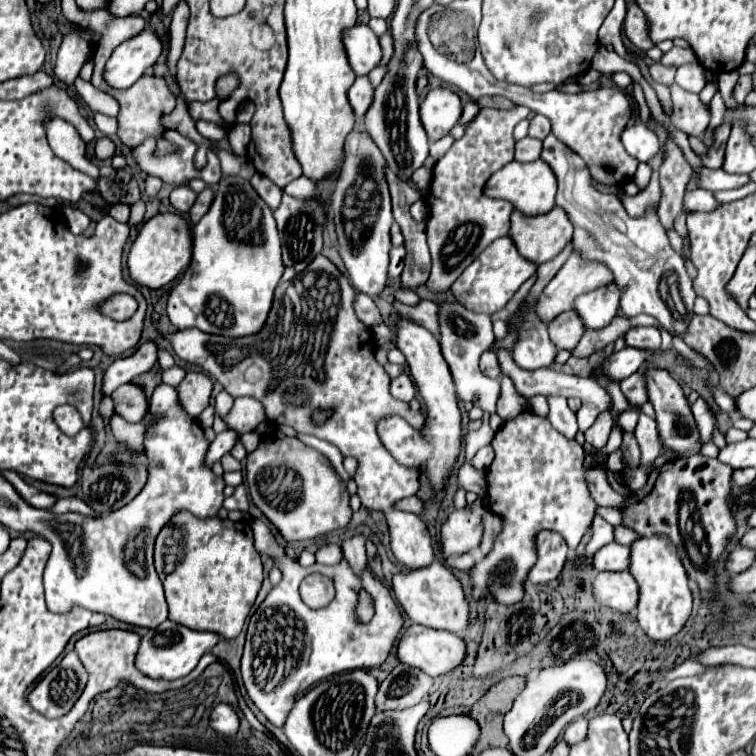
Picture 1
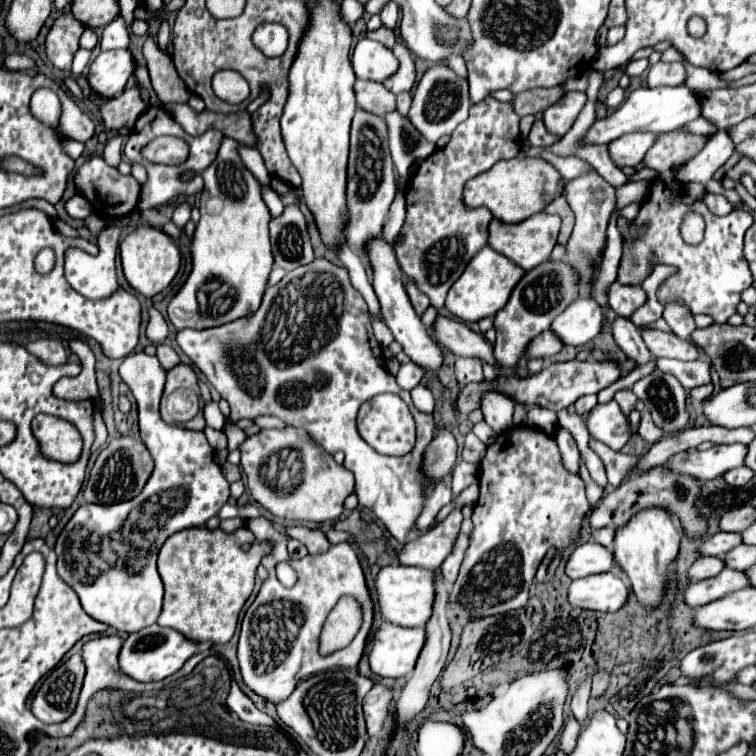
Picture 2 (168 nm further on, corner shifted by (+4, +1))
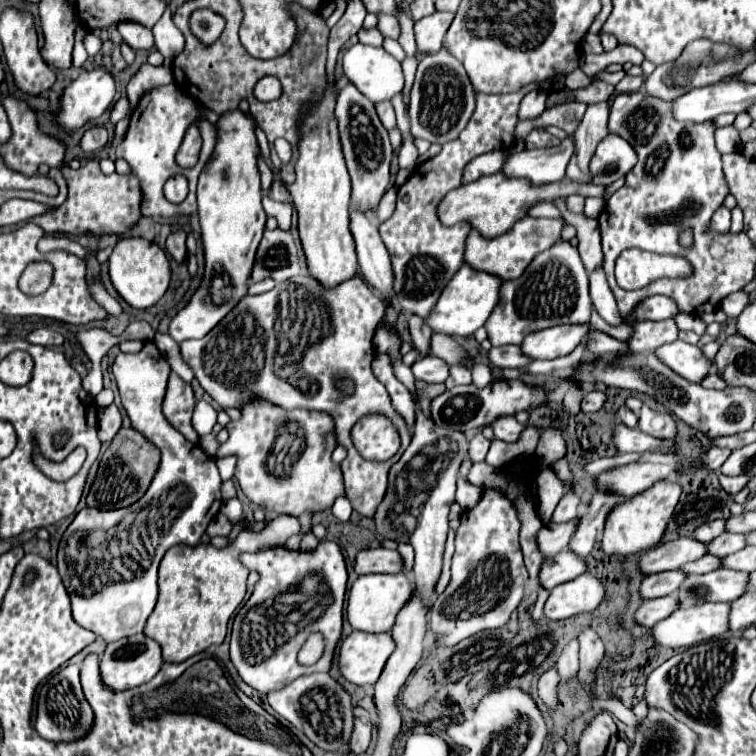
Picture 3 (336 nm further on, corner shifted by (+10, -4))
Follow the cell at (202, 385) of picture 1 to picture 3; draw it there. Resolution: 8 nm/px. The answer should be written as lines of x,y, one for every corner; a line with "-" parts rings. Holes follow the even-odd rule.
170,374
168,380
168,388
166,388
166,396
164,396
164,404
162,404
162,412
166,416
166,420
184,434
186,440
190,442
198,442
200,436
192,426
192,412
194,412
194,394
190,390
190,384
186,384
178,374

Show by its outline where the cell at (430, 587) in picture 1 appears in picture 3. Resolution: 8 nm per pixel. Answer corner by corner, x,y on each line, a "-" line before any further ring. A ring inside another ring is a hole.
404,572
398,574
366,574
360,576
352,588
348,598
346,616
354,630
362,632
390,632
390,626
394,626
394,616
398,616
398,610
410,602
414,594
412,582

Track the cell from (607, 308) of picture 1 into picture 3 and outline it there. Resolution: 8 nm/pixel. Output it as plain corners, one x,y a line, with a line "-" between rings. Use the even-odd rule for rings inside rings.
590,324
578,326
552,326
524,338
522,352
534,360
554,360
568,356
590,332

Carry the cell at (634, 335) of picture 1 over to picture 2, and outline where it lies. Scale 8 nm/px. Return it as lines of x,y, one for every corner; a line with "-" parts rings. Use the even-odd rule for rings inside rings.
646,329
642,331
642,337
652,357
668,357
668,359
680,359
680,361
696,361
700,357
700,351
692,341
680,339
674,333

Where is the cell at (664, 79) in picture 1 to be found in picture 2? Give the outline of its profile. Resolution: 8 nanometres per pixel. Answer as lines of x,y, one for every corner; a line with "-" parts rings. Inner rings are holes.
658,61
648,69
648,87
662,85
684,85
686,67
684,63
662,63

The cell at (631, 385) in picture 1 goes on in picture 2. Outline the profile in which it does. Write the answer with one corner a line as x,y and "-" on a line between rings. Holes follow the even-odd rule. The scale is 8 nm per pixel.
618,391
614,399
616,399
616,403
620,405
620,409
624,411
624,415
628,415
628,413
632,411
634,403
636,403
636,395
634,395
632,391

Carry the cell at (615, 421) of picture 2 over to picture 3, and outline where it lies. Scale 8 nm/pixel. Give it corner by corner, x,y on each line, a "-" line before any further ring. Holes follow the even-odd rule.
622,422
614,426
612,430
612,444
614,448
622,454
622,452
648,452
654,448
660,448
662,452
678,452
674,440
660,440
660,438
652,438
648,434
644,434
638,428
628,428

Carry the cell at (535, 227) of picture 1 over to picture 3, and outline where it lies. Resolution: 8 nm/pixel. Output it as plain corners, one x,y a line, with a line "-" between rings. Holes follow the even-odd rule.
532,216
522,218
520,222
514,224
510,232
492,240
486,240
482,234
478,234
478,230
472,230
466,240
464,260
476,270
498,274
502,280
512,280
512,278
518,278
542,250
548,250
550,246
554,246
554,242
560,240
560,230
562,230
560,220
532,218

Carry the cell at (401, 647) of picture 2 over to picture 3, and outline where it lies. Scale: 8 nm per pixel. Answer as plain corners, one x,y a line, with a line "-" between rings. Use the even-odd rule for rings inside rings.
352,632
338,644
338,666
346,680
356,686
372,686
378,682
390,654
394,638
386,634

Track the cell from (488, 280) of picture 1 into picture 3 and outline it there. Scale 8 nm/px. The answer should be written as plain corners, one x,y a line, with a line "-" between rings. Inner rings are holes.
462,266
456,272
456,276
448,282
448,286
444,288
426,324
434,332
448,334
448,336
474,334
480,326
484,326
486,318
494,310
494,304
498,304
500,286
502,286
502,278
494,278
494,274
482,274
482,270
470,270
470,266

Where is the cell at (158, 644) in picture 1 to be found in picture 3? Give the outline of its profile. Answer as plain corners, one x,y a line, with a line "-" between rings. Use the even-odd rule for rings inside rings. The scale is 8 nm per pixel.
140,636
134,640
122,638
118,642
110,642
100,658
100,674
102,680
108,688
112,690
130,690
136,686
142,686
146,682
150,682
162,668
164,658
162,658
162,648
158,646
158,642
154,642
148,636

